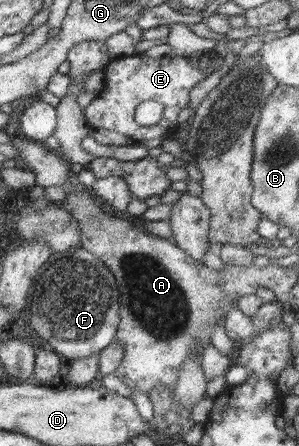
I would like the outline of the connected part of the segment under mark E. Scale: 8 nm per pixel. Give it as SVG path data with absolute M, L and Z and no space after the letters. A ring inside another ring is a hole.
M133 54L111 60L103 69L105 80L102 90L84 109L84 120L92 128L115 131L138 143L142 140L160 139L160 136L167 135L167 130L179 126L177 123L179 112L189 106L189 91L198 85L200 80L206 79L212 72L220 70L224 64L224 58L218 56L211 62L206 69L200 69L200 67L192 67L187 56L152 59L144 55ZM150 100L163 103L162 121L156 127L154 125L143 127L138 125L134 119L136 107L140 103Z

